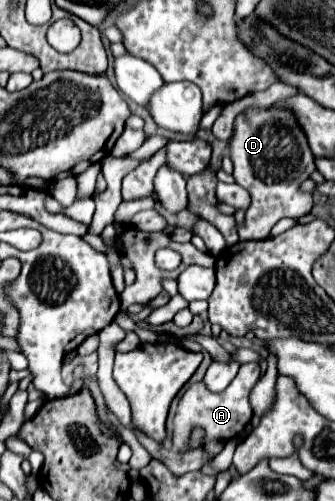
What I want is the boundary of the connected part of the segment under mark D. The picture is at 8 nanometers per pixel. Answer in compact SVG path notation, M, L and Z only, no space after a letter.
M250 107L246 113L240 113L234 121L228 155L234 163L232 175L236 183L252 197L244 221L236 223L242 241L266 239L282 217L308 215L314 207L312 193L304 193L300 185L316 171L316 157L312 155L308 139L304 137L304 131L300 131L296 119L292 119L292 111L288 111L288 107Z

